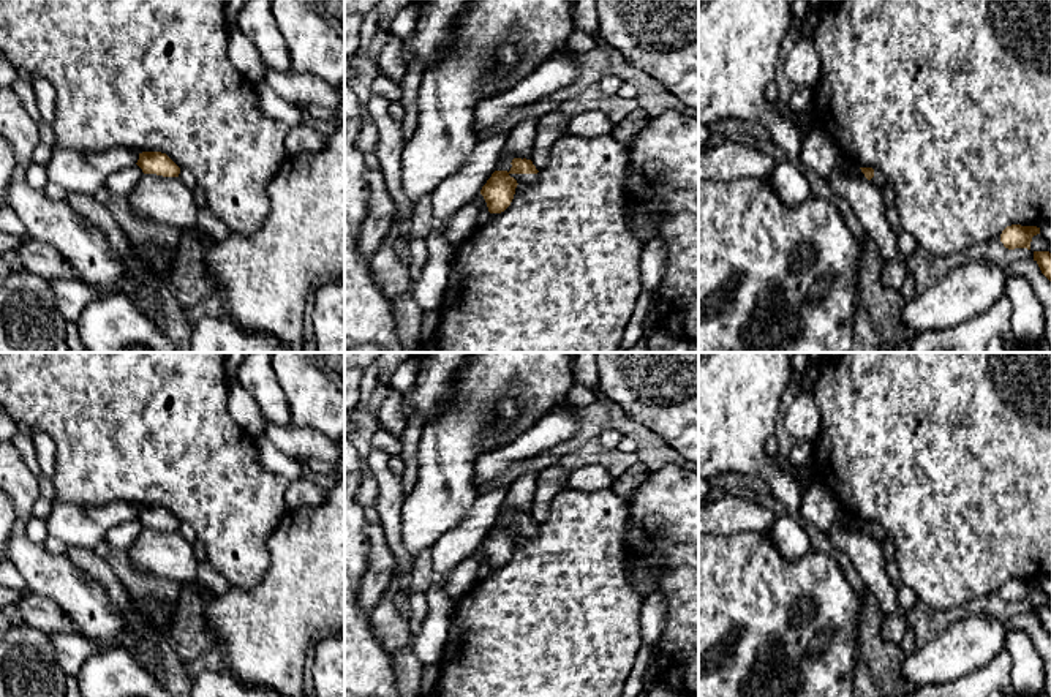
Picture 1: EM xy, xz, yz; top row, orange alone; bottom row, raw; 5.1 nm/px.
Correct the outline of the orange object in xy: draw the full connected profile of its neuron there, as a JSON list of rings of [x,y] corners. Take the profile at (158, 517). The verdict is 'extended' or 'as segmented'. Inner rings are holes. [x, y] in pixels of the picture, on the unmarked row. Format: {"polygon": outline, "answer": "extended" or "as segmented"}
{"polygon": [[[142,506],[136,517],[144,528],[156,528],[163,531],[179,531],[180,522],[161,506]]], "answer": "as segmented"}

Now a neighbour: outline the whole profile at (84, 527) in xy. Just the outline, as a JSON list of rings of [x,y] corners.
[[[54,499],[46,518],[47,534],[66,547],[96,550],[111,528],[136,518],[137,514],[137,506],[120,499],[101,506],[79,506]]]

